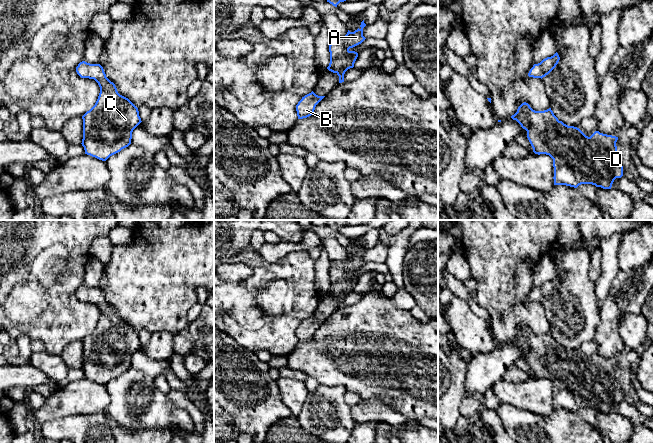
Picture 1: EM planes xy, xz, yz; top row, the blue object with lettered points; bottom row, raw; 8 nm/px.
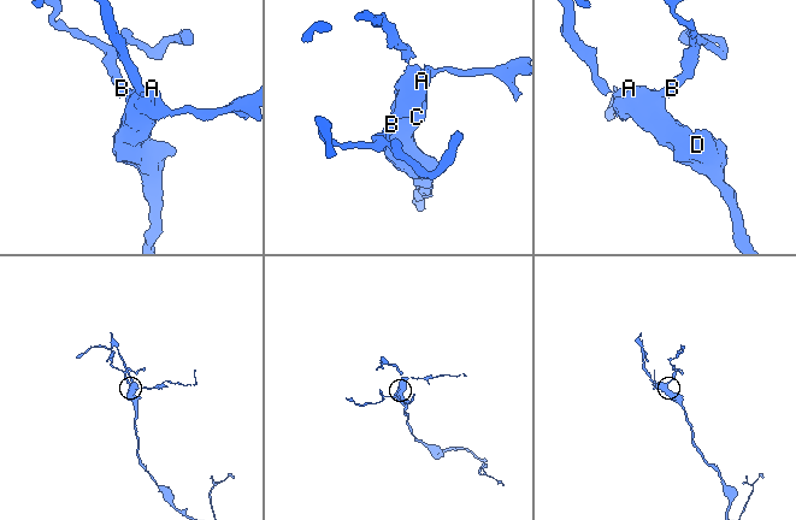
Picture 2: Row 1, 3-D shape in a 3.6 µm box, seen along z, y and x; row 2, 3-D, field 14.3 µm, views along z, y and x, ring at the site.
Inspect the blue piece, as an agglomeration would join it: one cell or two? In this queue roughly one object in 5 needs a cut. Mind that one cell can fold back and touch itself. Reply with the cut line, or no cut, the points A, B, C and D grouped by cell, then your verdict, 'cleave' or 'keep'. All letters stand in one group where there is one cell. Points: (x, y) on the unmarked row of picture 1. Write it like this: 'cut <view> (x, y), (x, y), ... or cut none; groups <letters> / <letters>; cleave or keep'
cut none; groups A B C D; keep

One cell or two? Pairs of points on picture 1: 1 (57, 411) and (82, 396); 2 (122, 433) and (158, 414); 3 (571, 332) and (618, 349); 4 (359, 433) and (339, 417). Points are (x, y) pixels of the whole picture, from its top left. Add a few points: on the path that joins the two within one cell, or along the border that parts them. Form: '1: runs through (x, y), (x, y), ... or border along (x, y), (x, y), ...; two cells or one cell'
1: runs through (63, 405), (68, 400), (76, 397); one cell
2: border along (109, 418), (120, 426), (127, 428), (153, 428); two cells
3: border along (599, 317), (599, 326), (592, 340); two cells
4: border along (356, 423), (350, 433); two cells

